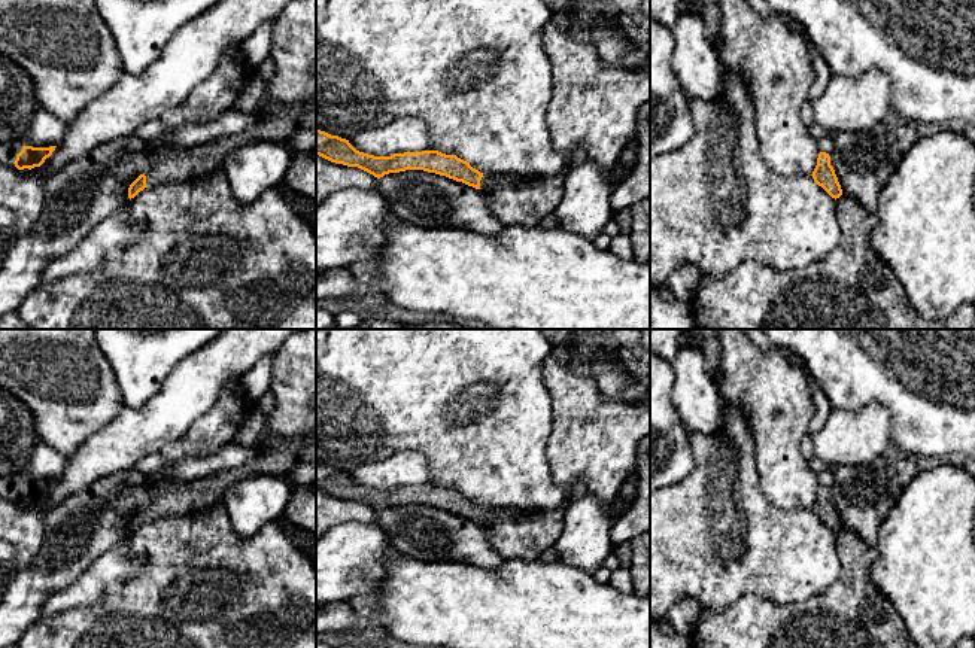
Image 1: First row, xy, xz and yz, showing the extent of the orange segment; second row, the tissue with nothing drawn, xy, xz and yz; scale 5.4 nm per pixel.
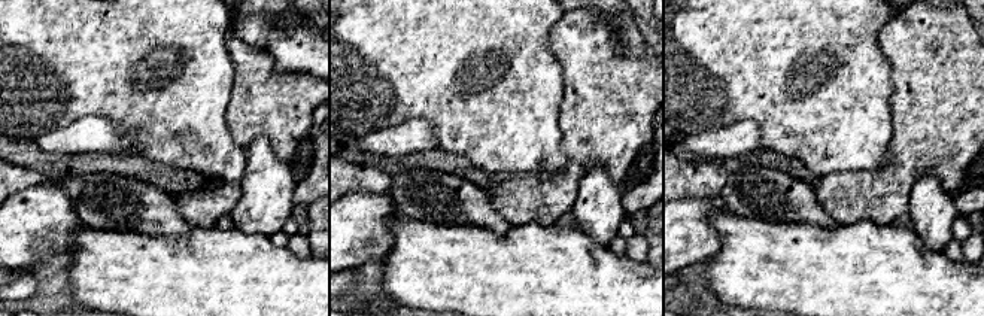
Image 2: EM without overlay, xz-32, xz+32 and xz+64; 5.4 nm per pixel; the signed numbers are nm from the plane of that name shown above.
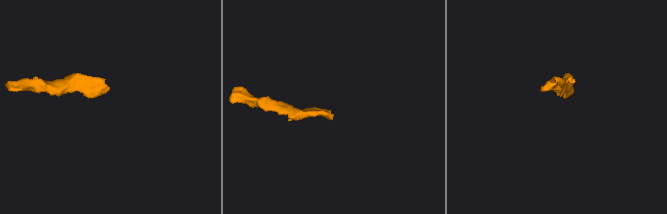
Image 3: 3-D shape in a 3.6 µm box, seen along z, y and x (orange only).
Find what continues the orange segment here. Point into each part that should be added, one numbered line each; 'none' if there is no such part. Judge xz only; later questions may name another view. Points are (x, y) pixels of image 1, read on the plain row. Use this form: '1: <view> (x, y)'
1: xz (488, 514)

